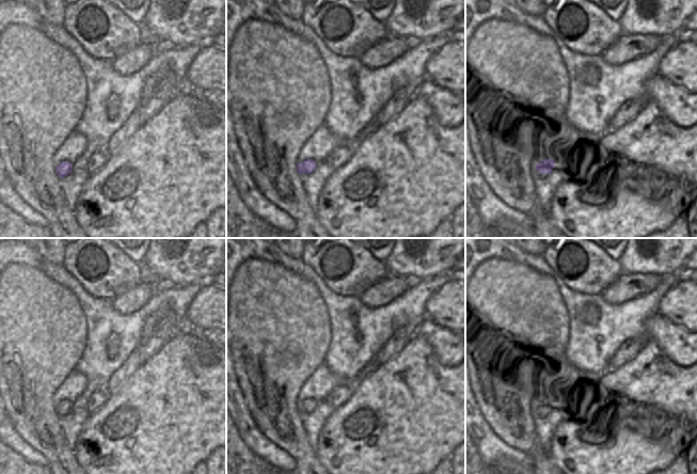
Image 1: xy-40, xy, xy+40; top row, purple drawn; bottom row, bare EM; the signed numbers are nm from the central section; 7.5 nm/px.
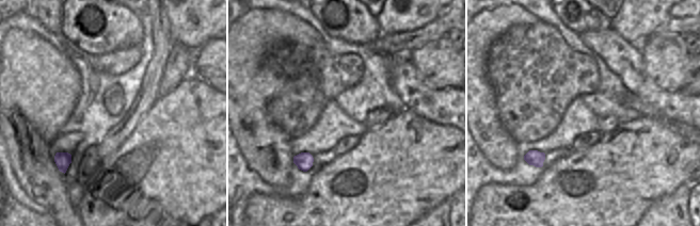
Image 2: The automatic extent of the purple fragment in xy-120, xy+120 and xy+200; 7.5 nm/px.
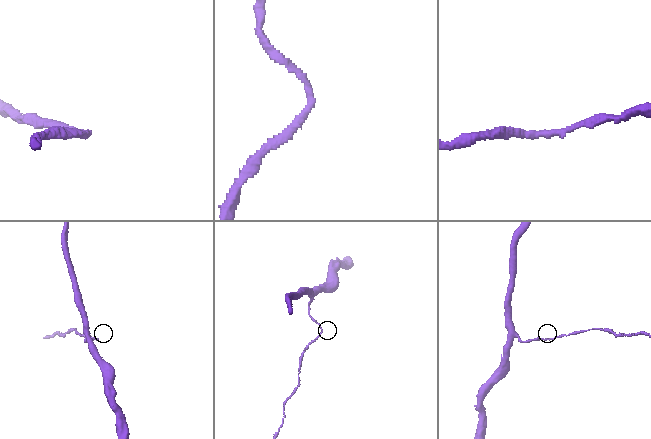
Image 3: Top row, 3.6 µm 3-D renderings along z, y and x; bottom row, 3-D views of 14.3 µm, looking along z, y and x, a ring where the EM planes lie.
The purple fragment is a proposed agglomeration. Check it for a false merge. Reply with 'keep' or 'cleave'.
keep

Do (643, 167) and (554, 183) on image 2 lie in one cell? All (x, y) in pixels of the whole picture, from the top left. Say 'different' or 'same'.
same

